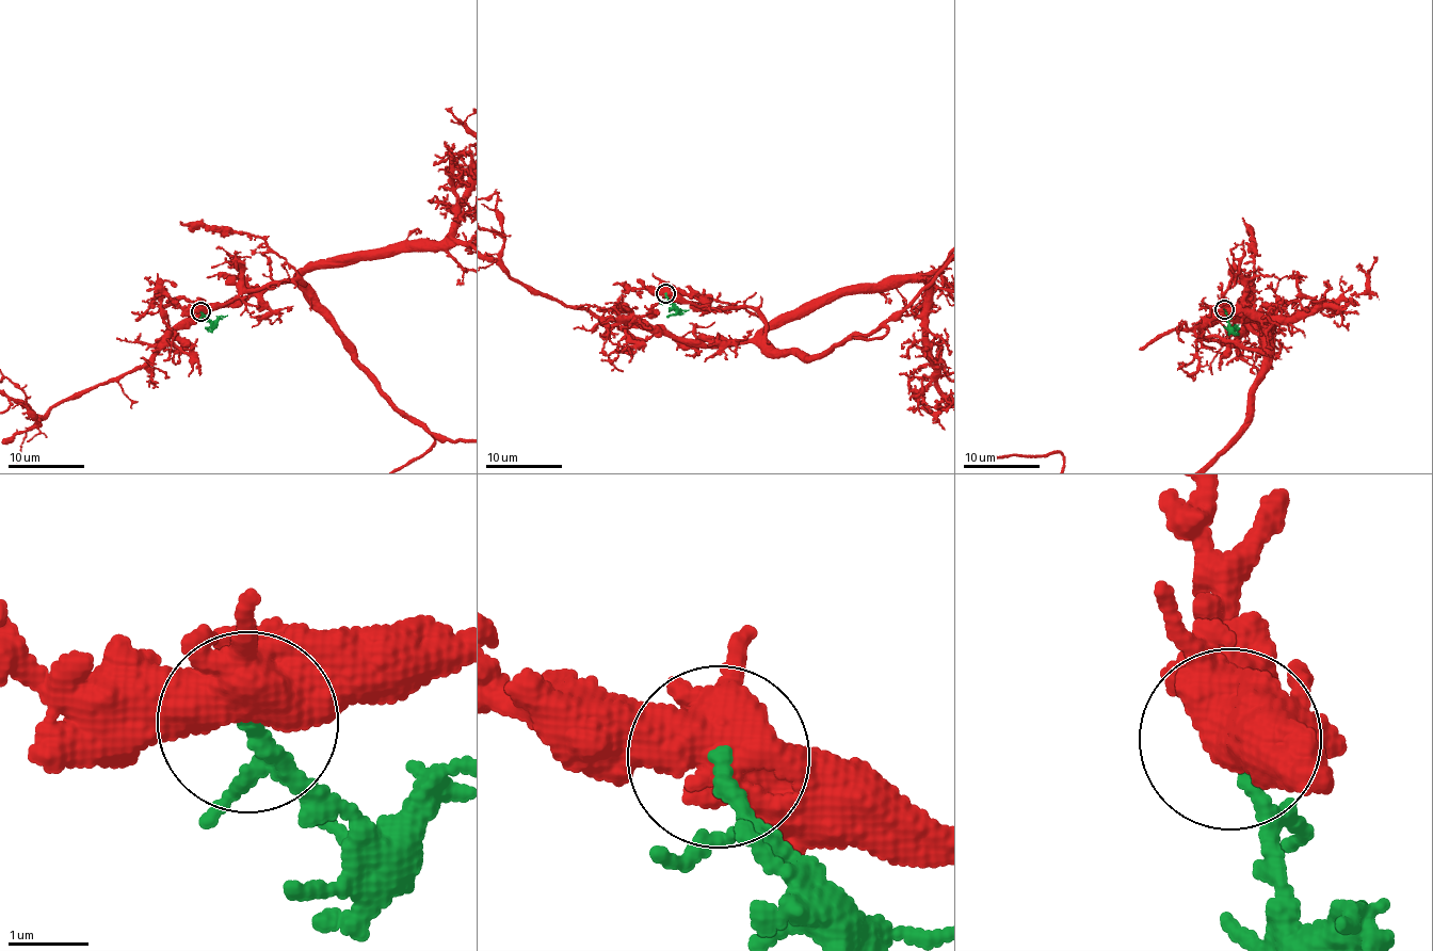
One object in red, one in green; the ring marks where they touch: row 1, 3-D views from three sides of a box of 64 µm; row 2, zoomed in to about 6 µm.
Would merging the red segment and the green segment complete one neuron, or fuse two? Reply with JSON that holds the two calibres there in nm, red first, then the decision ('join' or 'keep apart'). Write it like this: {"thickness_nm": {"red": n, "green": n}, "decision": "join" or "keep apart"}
{"thickness_nm": {"red": 550, "green": 180}, "decision": "keep apart"}

